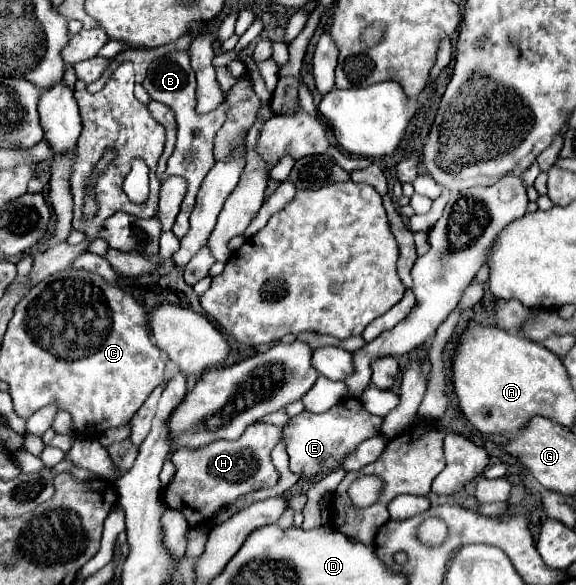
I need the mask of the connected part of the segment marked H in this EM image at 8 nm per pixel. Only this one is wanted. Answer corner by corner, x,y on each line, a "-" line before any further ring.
254,423
236,441
218,439
200,449
176,449
170,457
176,465
176,473
170,485
164,489
166,507
184,513
188,525
198,527
210,521
218,509
236,501
238,497
256,489
274,487
278,477
274,477
270,453
280,441
280,431
282,427
270,423

